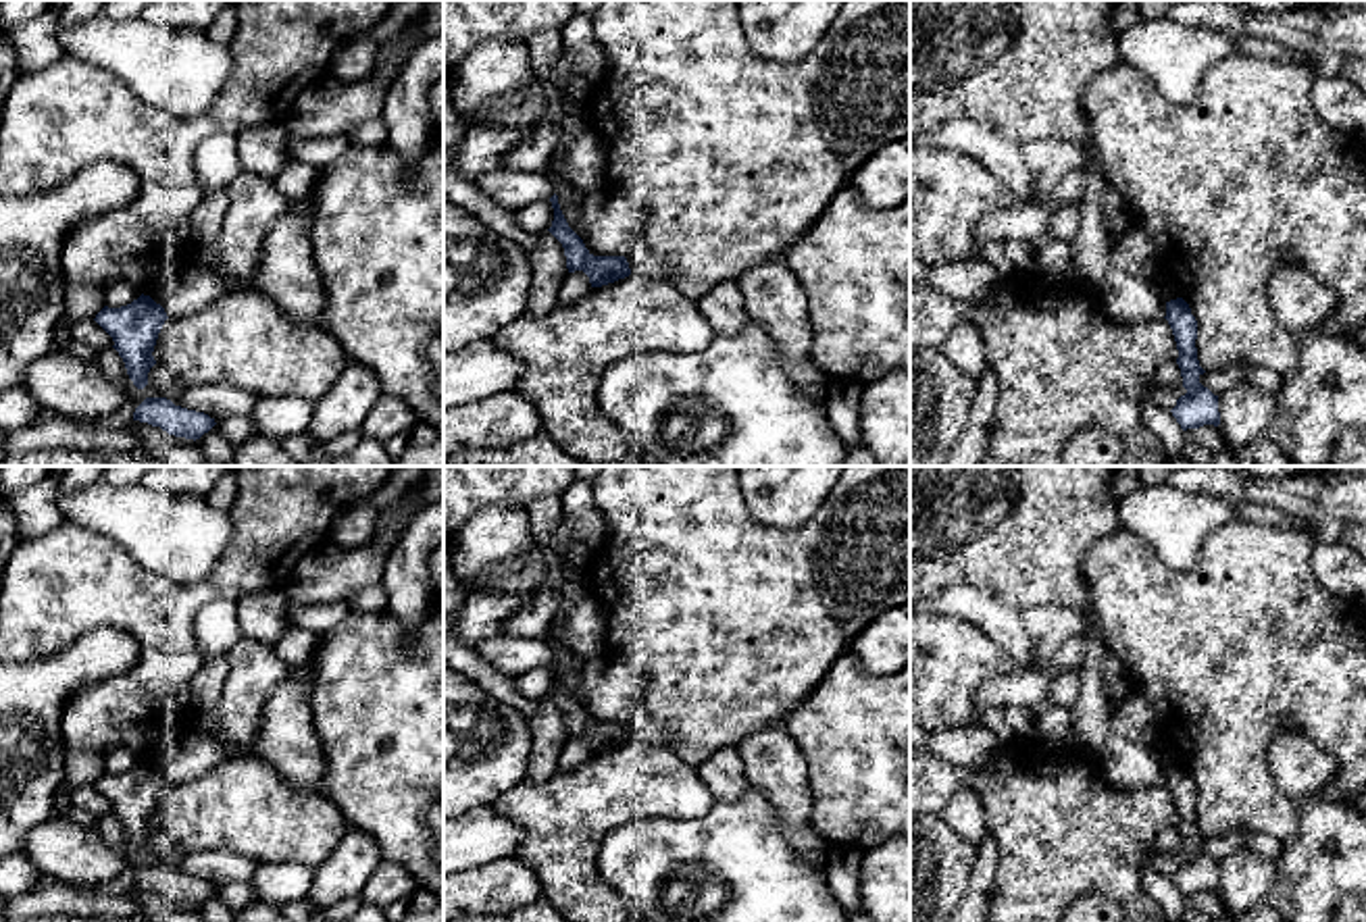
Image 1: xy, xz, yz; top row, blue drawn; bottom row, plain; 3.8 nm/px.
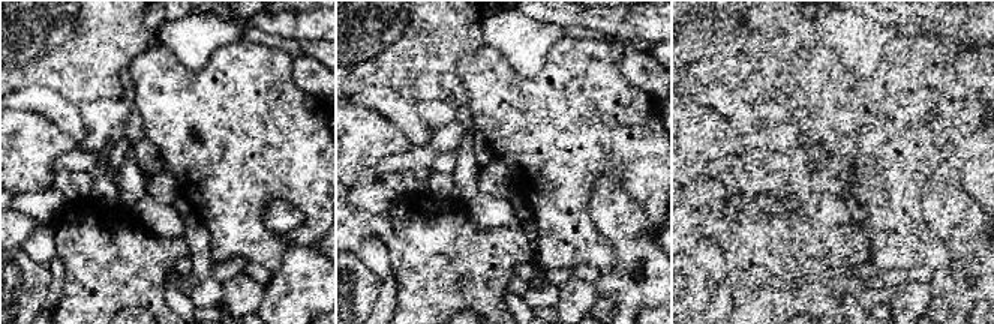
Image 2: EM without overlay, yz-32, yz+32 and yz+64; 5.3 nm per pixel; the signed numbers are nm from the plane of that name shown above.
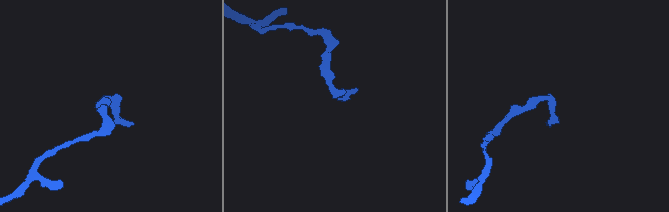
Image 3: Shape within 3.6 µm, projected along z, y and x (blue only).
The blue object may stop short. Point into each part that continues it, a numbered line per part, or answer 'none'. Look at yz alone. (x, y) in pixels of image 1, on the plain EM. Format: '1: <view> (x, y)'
none

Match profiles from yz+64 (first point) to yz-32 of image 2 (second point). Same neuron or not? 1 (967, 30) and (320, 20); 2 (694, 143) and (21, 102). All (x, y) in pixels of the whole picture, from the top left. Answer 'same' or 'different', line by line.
1: same
2: different

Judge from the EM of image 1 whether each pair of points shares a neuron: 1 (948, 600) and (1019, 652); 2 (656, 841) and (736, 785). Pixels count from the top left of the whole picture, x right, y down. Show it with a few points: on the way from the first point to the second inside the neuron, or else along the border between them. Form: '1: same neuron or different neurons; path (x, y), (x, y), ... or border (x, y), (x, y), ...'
1: same neuron; path (967, 602), (977, 606), (1004, 633)
2: different neurons; border (750, 785), (738, 798), (717, 802)

